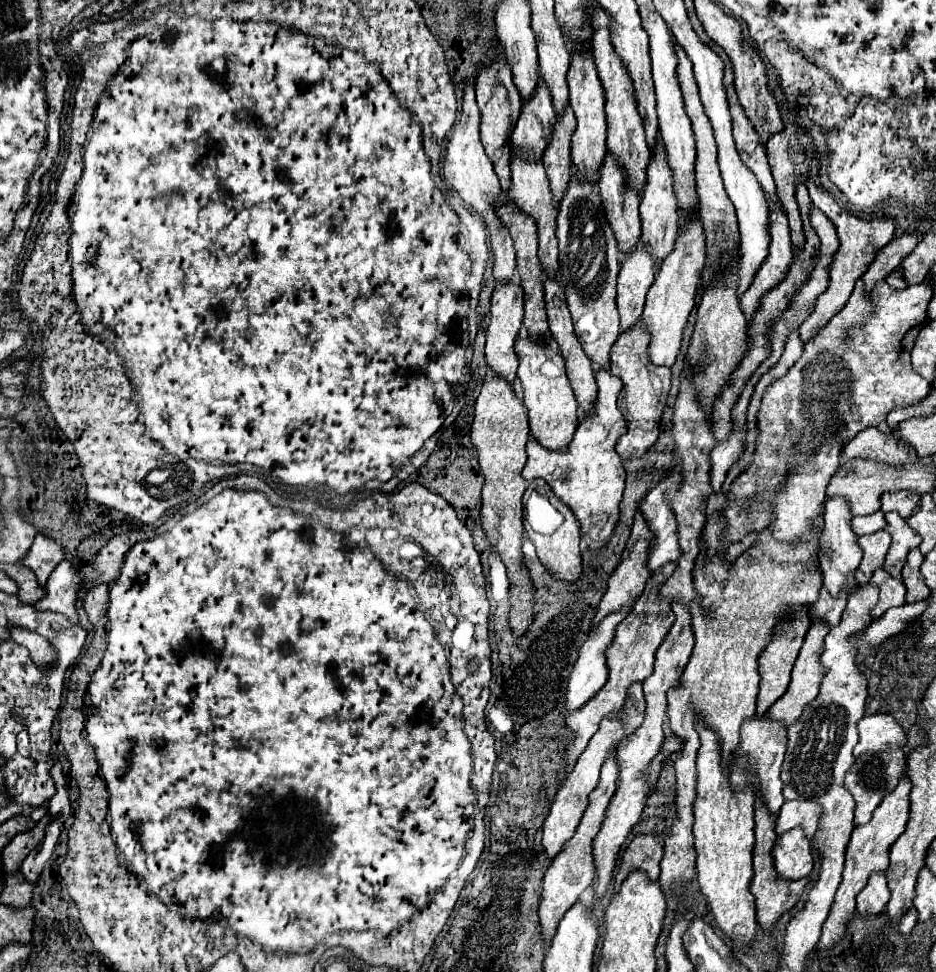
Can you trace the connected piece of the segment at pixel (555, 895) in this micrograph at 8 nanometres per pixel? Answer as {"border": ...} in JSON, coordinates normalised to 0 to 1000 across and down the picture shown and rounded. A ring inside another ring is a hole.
{"border":[[[653,773],[651,781],[642,789],[640,808],[629,818],[629,830],[627,830],[614,859],[601,869],[601,876],[595,880],[595,884],[591,886],[591,890],[582,898],[580,921],[578,921],[578,931],[576,931],[576,943],[578,943],[578,954],[580,954],[580,966],[582,968],[591,966],[593,954],[595,954],[597,945],[601,943],[601,937],[606,937],[606,933],[610,933],[610,929],[614,929],[619,925],[623,915],[627,915],[634,908],[636,886],[634,886],[634,880],[631,880],[631,867],[634,867],[636,859],[640,857],[640,851],[644,849],[644,838],[649,834],[649,826],[653,826],[653,818],[657,816],[657,810],[661,806],[661,787],[657,785],[657,781],[659,781],[659,775]]]}

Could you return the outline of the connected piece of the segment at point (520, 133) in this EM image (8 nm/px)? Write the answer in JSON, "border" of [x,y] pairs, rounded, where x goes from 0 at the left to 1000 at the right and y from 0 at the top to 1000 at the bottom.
{"border":[[[578,85],[567,104],[559,106],[546,145],[550,151],[554,151],[554,155],[572,155],[572,159],[578,164],[580,151],[584,151],[584,143],[589,141],[589,122],[593,122],[589,98],[582,85]]]}

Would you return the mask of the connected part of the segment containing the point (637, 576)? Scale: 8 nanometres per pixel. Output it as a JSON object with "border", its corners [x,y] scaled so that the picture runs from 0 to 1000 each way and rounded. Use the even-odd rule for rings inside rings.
{"border":[[[685,526],[678,528],[678,540],[674,544],[674,552],[672,552],[672,559],[666,567],[666,575],[661,579],[661,583],[657,585],[657,590],[651,594],[649,598],[649,608],[646,608],[646,614],[644,618],[640,620],[640,629],[634,637],[634,643],[638,643],[646,633],[655,631],[655,629],[661,629],[666,622],[674,622],[685,610],[687,610],[687,604],[691,600],[691,596],[696,594],[696,587],[691,587],[691,563],[696,563],[691,550],[696,546],[691,546],[691,538],[687,538],[687,530]]]}

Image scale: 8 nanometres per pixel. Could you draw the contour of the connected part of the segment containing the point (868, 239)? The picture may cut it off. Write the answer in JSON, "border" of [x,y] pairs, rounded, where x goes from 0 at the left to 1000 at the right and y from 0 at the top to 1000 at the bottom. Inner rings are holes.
{"border":[[[862,186],[862,194],[869,205],[869,211],[873,215],[877,215],[881,221],[886,221],[886,225],[894,231],[894,242],[896,242],[899,252],[896,252],[896,258],[888,273],[888,281],[886,281],[888,289],[886,289],[884,299],[879,303],[875,303],[873,314],[869,316],[869,322],[854,336],[856,353],[862,353],[862,349],[866,349],[866,345],[871,345],[871,341],[875,341],[875,336],[879,336],[879,332],[884,332],[884,328],[888,328],[888,324],[892,324],[892,320],[896,320],[896,316],[901,316],[901,312],[905,312],[905,308],[913,295],[913,289],[922,283],[922,279],[926,279],[926,273],[931,273],[931,266],[935,266],[937,258],[954,246],[954,238],[956,238],[956,229],[952,225],[937,225],[937,227],[916,225],[916,223],[899,217],[899,213],[892,209],[892,205],[881,194],[871,192],[866,186]]]}

